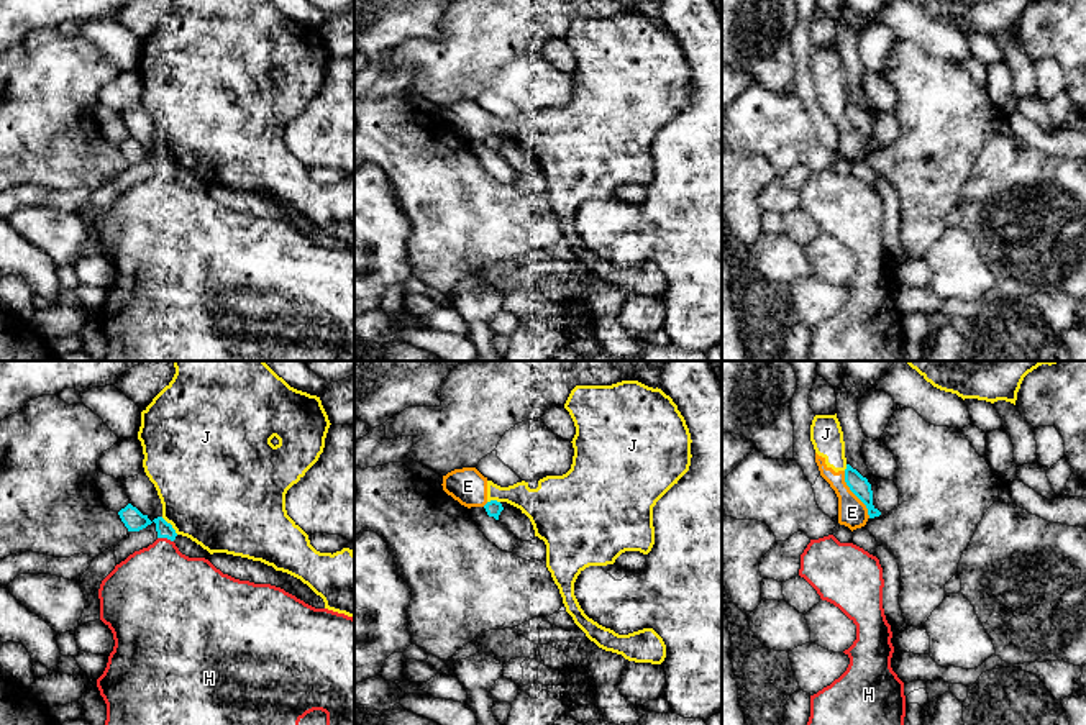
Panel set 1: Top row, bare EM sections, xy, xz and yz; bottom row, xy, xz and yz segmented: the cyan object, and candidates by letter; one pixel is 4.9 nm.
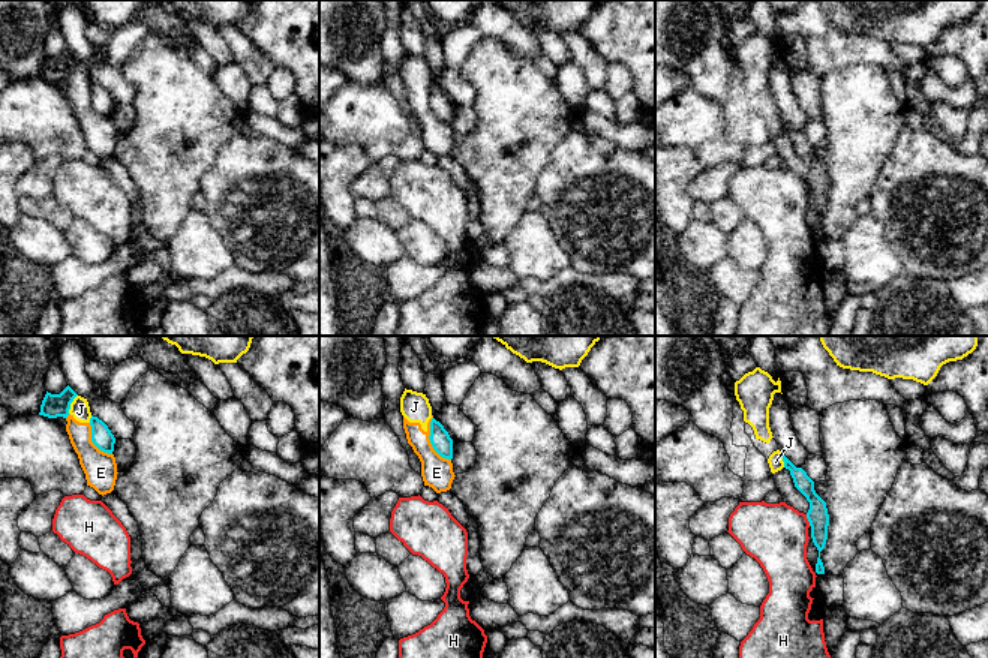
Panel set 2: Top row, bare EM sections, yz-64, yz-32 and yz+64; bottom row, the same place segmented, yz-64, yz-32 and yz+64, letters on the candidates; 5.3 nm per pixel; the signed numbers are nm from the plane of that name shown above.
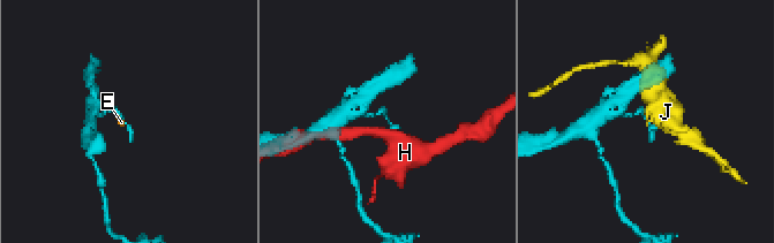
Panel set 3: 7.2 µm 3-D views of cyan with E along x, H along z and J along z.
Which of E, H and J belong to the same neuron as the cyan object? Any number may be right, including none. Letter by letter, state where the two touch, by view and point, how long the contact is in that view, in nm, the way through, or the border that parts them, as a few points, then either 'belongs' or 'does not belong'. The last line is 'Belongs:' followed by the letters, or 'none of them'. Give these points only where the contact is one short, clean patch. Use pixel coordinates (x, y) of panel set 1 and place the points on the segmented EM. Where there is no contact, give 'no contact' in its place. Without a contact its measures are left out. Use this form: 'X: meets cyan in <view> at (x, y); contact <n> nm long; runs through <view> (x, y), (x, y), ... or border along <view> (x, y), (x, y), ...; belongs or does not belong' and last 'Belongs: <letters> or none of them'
E: meets cyan in yz at (853, 492); contact 260 nm long; does not belong
H: meets cyan in xy at (166, 537); contact 80 nm long; does not belong
J: meets cyan in xy at (171, 525); contact 120 nm long; does not belong
Belongs: none of them

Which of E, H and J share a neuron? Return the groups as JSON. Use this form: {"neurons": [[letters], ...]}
{"neurons": [["E", "J"], ["H"]]}

